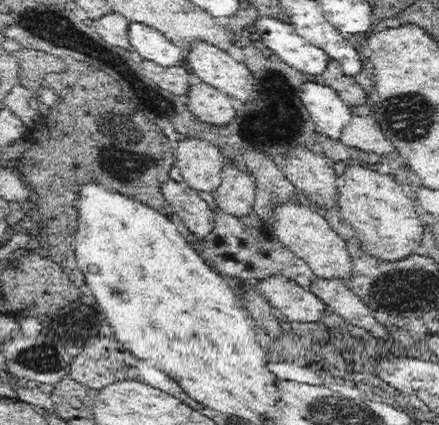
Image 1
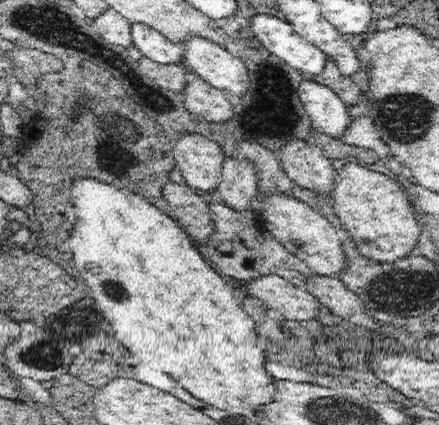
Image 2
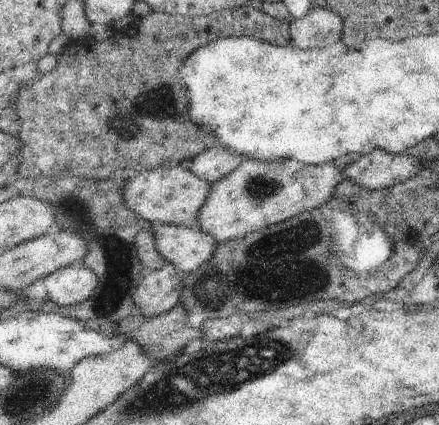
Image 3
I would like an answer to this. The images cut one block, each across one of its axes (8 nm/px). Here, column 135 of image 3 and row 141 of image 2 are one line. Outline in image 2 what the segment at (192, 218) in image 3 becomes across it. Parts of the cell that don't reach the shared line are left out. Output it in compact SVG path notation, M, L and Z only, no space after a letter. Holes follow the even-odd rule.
M182 134L174 144L174 162L190 188L216 190L222 182L224 150L202 134Z

